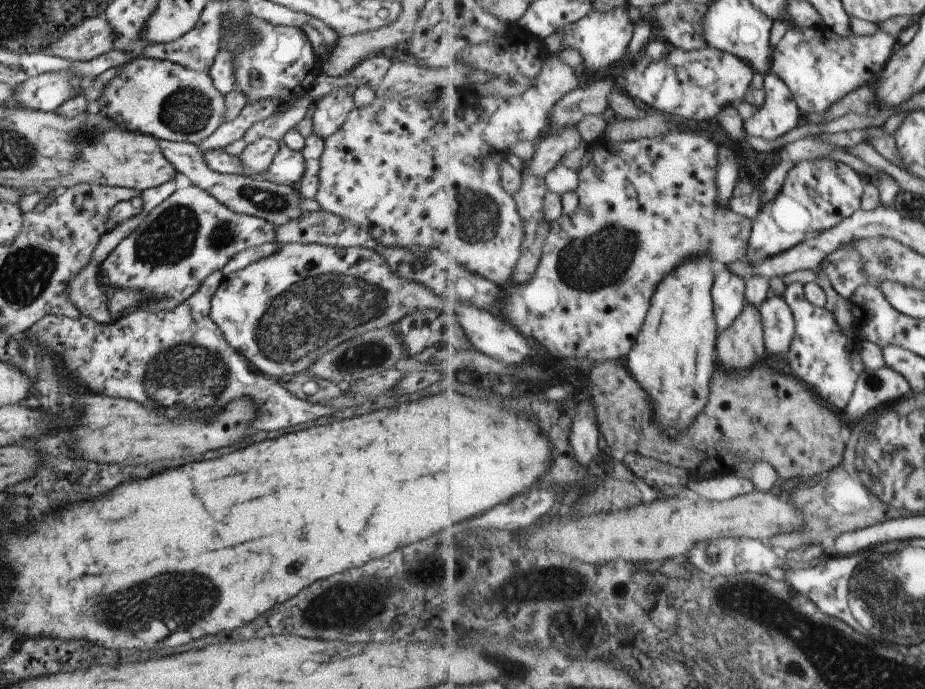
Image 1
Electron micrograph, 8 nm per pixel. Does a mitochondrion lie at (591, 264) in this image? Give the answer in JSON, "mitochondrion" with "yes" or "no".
{"mitochondrion":"yes"}

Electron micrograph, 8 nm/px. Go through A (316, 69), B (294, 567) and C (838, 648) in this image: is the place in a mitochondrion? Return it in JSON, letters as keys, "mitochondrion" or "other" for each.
{"A":"other","B":"other","C":"mitochondrion"}

